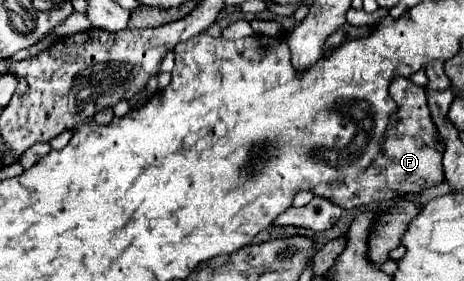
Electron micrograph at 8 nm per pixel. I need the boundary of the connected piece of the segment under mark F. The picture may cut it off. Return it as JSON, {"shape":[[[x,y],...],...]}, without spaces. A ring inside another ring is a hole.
{"shape":[[[398,77],[396,81],[392,81],[390,93],[398,103],[398,111],[392,115],[392,121],[388,123],[388,129],[384,133],[384,145],[380,157],[376,157],[376,161],[372,161],[372,165],[356,179],[330,183],[330,185],[316,185],[312,193],[320,197],[328,197],[342,209],[354,209],[378,201],[392,201],[408,193],[420,193],[442,181],[444,145],[440,143],[438,129],[430,119],[430,109],[426,103],[424,89],[414,85],[410,79]]]}

